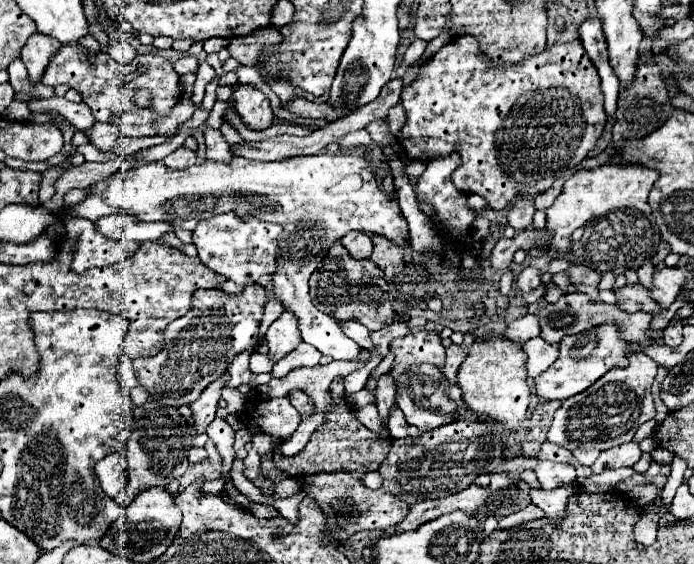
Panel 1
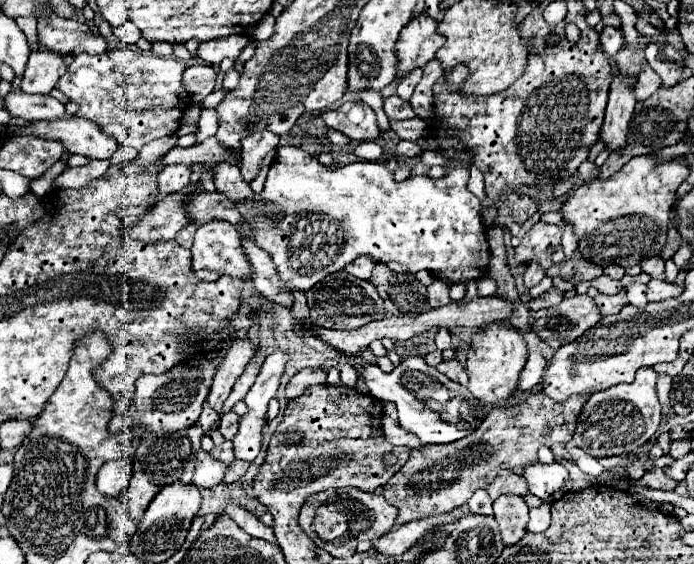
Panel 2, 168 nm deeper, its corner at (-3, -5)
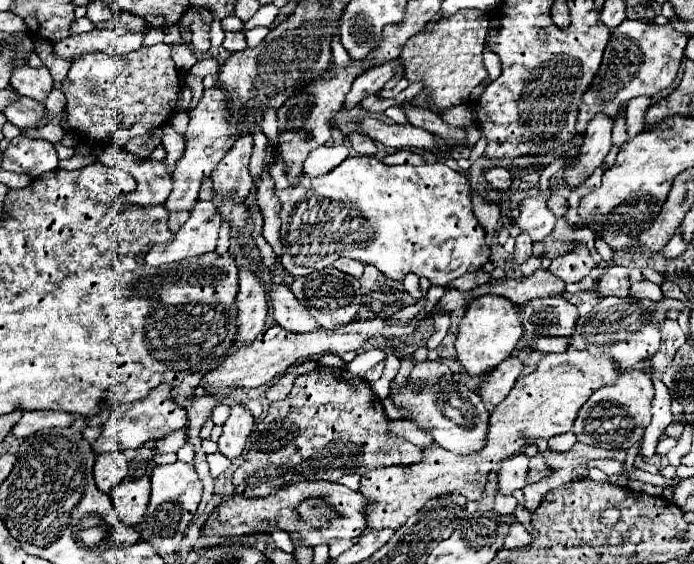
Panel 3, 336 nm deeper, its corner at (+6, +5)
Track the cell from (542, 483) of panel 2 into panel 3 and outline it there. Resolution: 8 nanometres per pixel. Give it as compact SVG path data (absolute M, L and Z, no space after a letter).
M516 454L502 462L502 468L498 470L498 484L500 492L510 496L514 490L520 490L526 486L526 474L528 474L528 458L524 454Z

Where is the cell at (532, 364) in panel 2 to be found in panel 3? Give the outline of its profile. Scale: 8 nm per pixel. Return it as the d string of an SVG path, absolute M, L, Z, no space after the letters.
M510 356L508 360L500 362L476 390L482 402L498 406L512 390L520 372L522 372L522 362L516 356Z

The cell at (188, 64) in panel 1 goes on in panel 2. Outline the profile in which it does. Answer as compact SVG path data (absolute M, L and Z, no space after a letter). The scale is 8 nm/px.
M207 64L189 66L183 72L183 86L191 94L193 100L203 100L209 92L213 92L213 86L215 86L213 68Z

